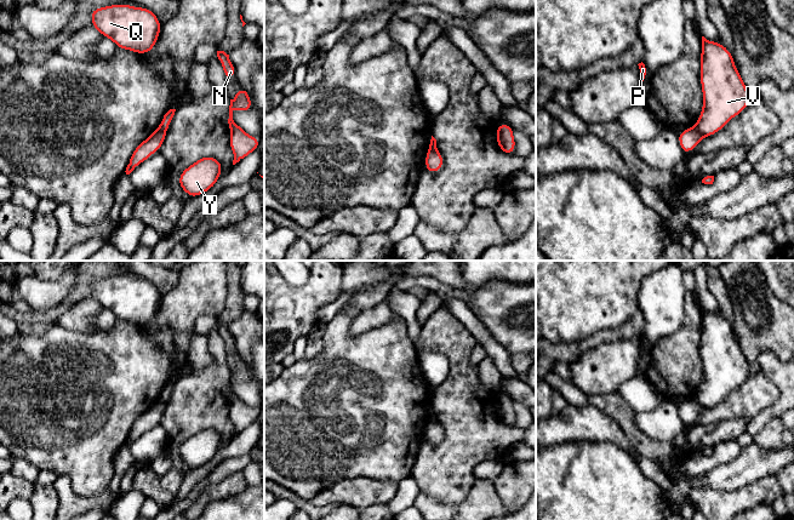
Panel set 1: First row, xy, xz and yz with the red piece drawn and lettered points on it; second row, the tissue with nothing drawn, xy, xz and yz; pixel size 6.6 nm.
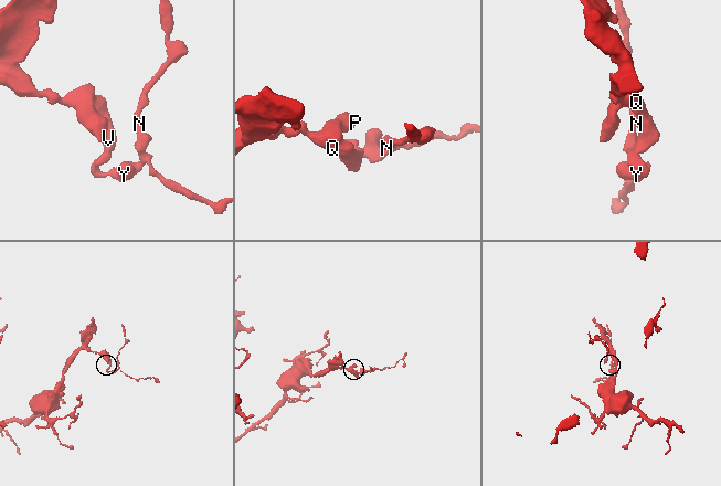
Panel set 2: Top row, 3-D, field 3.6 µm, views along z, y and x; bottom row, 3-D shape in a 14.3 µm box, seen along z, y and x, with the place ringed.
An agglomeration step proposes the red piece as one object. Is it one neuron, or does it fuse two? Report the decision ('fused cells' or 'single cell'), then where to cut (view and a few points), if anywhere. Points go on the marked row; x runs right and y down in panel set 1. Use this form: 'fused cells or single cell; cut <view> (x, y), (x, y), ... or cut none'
fused cells; cut yz (693, 127), (702, 136)

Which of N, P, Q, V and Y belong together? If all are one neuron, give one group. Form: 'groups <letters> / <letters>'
groups N Y / P Q V

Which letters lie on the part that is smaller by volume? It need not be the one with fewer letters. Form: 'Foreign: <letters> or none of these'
Foreign: N, Y

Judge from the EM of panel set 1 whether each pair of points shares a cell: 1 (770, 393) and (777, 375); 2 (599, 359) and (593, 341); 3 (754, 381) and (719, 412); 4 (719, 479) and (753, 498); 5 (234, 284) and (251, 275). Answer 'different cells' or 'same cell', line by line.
1: different cells
2: different cells
3: same cell
4: different cells
5: different cells

